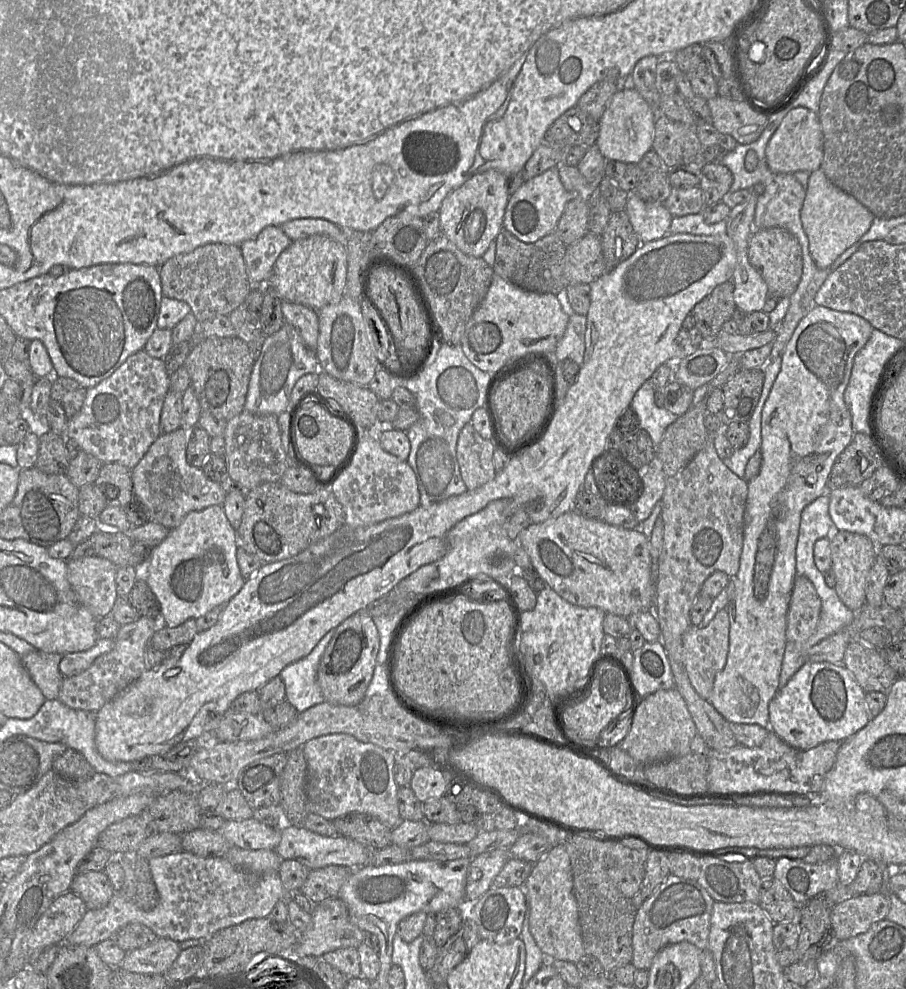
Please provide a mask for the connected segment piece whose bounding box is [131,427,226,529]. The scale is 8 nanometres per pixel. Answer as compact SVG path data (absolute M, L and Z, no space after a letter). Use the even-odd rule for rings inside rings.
M183 427L161 433L139 463L131 470L133 495L145 508L148 521L169 529L180 525L191 511L200 511L212 505L222 505L226 492L203 472L187 462L188 430Z

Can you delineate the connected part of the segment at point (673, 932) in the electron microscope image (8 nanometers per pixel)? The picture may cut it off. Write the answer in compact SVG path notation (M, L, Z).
M669 874L637 910L632 932L632 964L637 970L649 970L656 954L667 945L686 941L700 950L709 949L710 920L715 900L696 881Z

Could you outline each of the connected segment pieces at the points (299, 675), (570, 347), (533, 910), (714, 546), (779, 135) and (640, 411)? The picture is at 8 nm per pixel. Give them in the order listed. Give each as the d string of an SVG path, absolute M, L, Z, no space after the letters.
M335 629L329 630L307 656L287 665L279 674L285 686L285 701L298 713L325 701L316 675L320 658L334 632Z
M565 291L557 295L564 311L569 315L569 321L563 337L557 344L555 355L558 361L571 359L576 362L579 366L582 365L585 353L585 334L587 331L586 316L575 313L568 305L566 301Z
M561 842L533 865L523 889L528 904L529 931L544 957L547 960L563 960L575 964L585 953L573 894L570 859Z
M712 440L674 476L666 478L661 516L664 522L662 548L657 562L655 615L661 629L675 689L682 695L698 734L712 750L738 744L729 722L692 687L685 666L682 638L692 626L690 610L705 580L715 571L734 577L740 566L744 537L744 514L748 481L739 478L719 458Z
M796 107L788 111L766 147L766 161L774 173L813 172L821 168L824 138L817 113Z
M651 378L637 390L630 408L637 414L640 428L648 432L655 447L661 444L667 427L678 418L677 415L655 404L655 390Z

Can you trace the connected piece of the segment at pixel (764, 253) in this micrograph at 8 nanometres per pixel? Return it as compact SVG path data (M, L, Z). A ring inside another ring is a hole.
M782 228L754 229L748 244L749 261L765 280L768 291L779 298L791 297L803 272L802 248L788 231Z

